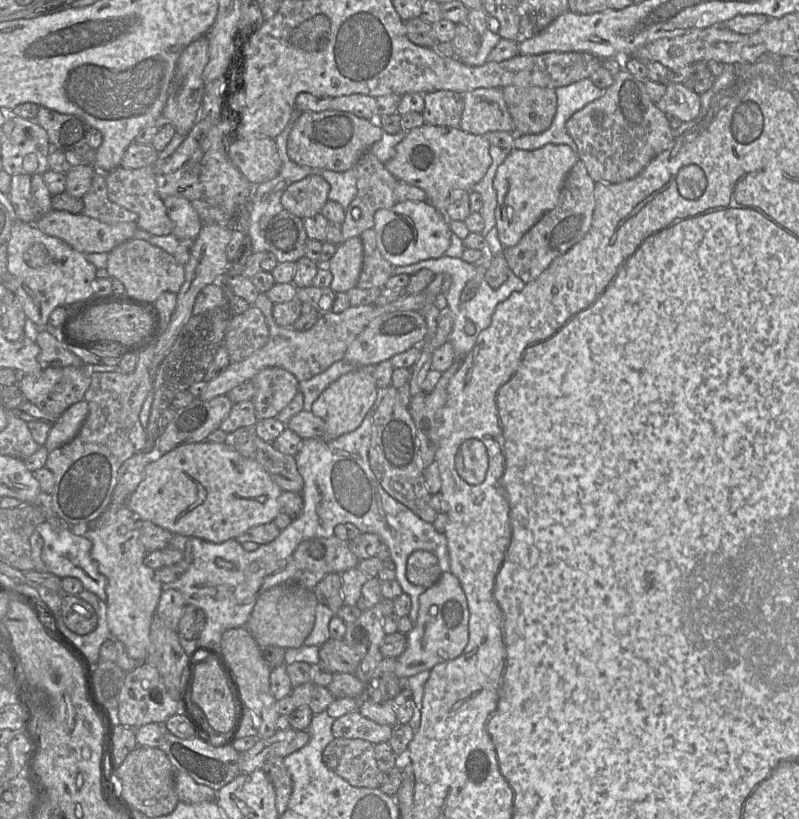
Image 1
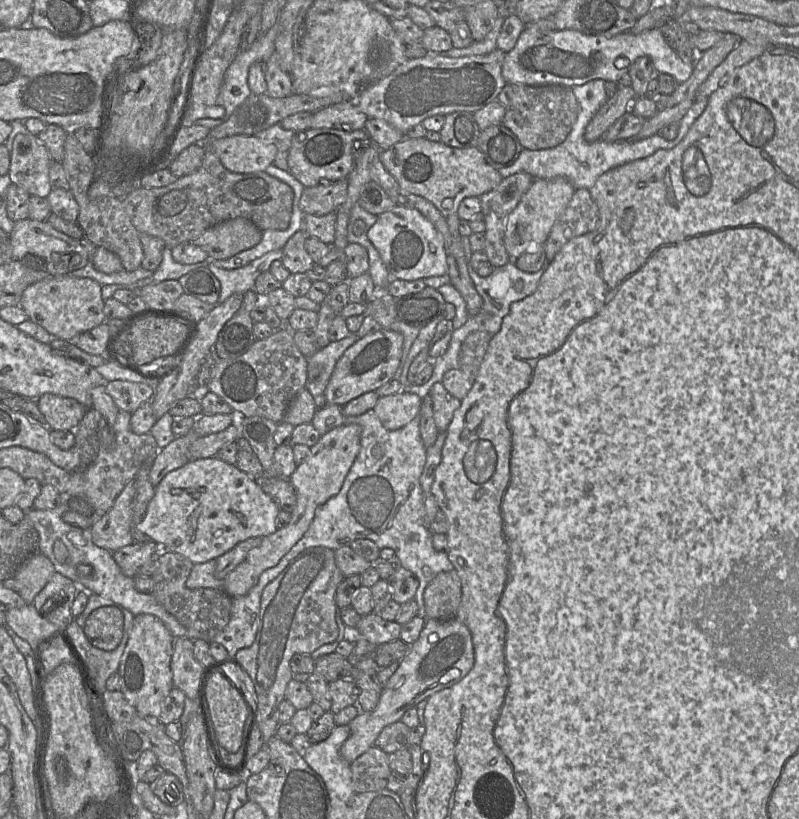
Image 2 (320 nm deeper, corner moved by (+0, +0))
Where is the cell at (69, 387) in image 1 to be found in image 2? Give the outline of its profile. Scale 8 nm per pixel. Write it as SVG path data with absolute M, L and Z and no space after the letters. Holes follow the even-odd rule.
M50 393L41 395L37 399L37 405L50 430L74 431L87 410L73 398Z

